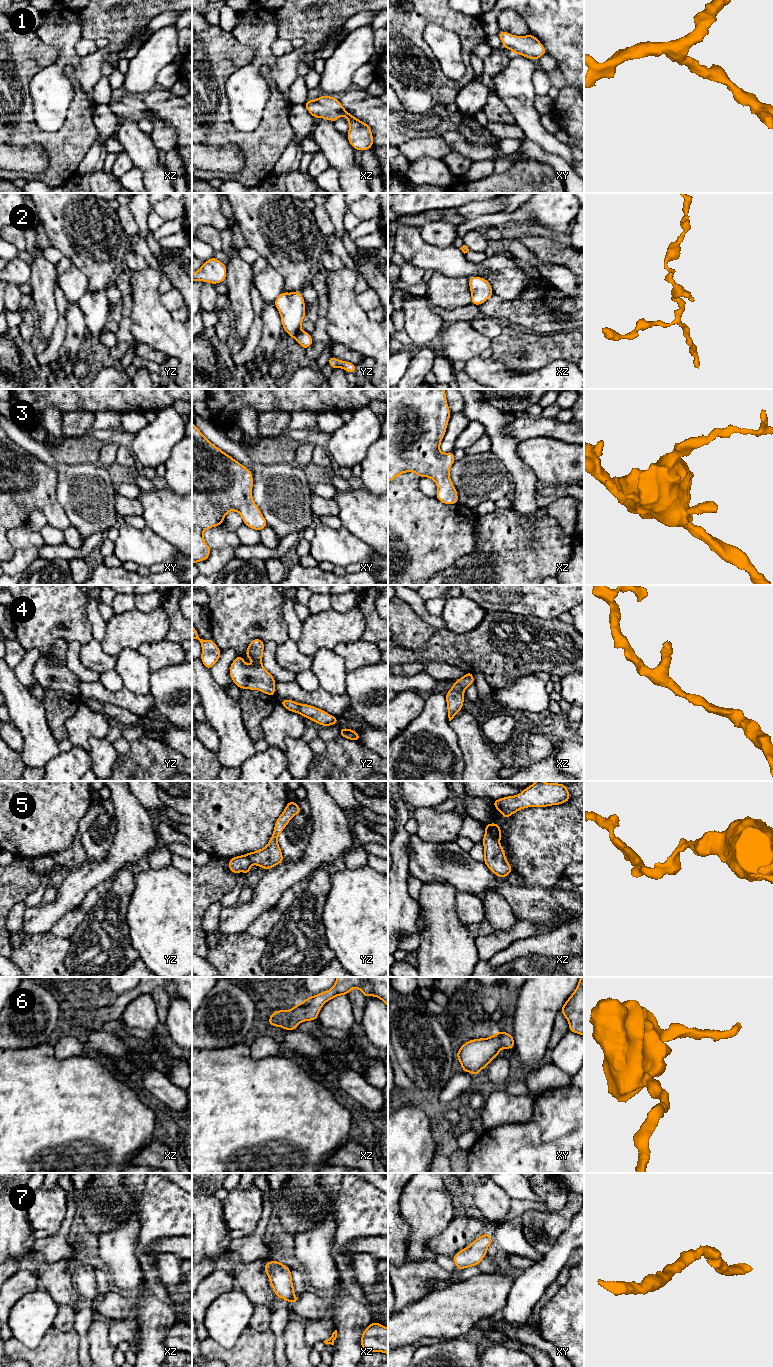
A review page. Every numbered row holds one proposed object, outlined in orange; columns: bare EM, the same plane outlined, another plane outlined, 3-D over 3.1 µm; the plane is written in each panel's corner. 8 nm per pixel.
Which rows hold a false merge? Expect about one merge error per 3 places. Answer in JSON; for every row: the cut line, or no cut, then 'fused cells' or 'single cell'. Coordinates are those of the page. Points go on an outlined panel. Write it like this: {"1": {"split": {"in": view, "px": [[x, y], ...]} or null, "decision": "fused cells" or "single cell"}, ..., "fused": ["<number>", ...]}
{"1": {"split": null, "decision": "single cell"}, "2": {"split": null, "decision": "single cell"}, "3": {"split": null, "decision": "single cell"}, "4": {"split": null, "decision": "single cell"}, "5": {"split": {"in": "xz", "px": [[488, 824], [490, 834], [498, 841]]}, "decision": "fused cells"}, "6": {"split": null, "decision": "single cell"}, "7": {"split": null, "decision": "single cell"}, "fused": ["5"]}

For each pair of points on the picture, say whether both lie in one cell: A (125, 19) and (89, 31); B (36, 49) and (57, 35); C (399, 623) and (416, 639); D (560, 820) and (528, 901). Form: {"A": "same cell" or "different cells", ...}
{"A": "same cell", "B": "different cells", "C": "same cell", "D": "different cells"}

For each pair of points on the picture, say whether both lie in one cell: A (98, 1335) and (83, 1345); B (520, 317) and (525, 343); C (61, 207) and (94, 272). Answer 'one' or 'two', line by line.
A: two
B: two
C: one

